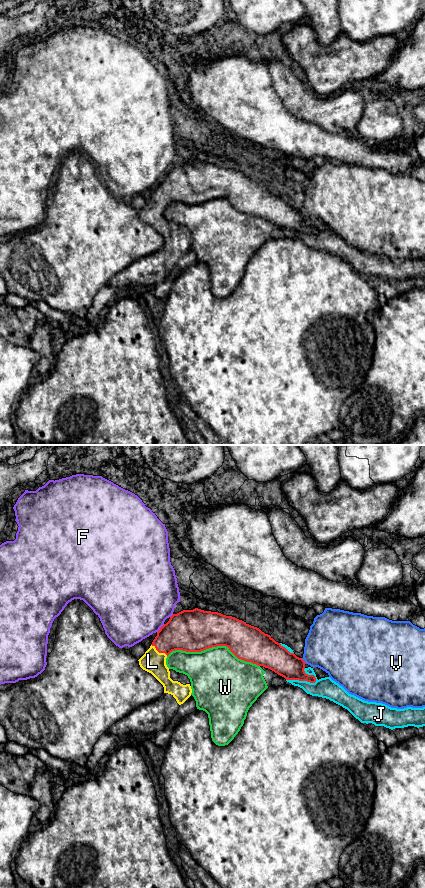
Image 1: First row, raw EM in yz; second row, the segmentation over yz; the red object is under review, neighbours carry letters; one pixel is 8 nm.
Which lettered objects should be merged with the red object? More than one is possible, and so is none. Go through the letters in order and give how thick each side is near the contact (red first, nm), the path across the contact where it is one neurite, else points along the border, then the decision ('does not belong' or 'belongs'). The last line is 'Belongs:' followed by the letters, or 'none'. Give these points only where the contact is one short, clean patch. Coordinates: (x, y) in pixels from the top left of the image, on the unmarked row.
F: calibres 340 and 480 nm; does not belong
J: calibres 200 and 160 nm; does not belong
L: calibres 280 and 180 nm; belongs
V: calibres 220 and 400 nm; does not belong
W: calibres 340 and 440 nm; does not belong
Belongs: L

